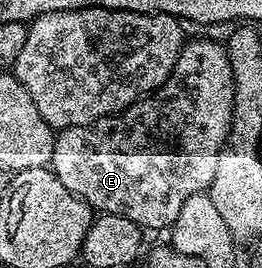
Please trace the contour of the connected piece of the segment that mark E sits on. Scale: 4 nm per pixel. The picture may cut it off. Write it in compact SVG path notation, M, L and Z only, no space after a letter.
M197 38L194 42L192 39L186 41L185 47L179 52L179 60L175 60L175 68L171 72L171 76L167 76L167 80L153 93L137 99L126 110L95 120L90 126L72 126L66 130L56 131L53 140L51 169L55 172L55 176L59 176L59 184L63 184L63 188L67 188L67 192L82 198L88 206L93 207L94 211L102 214L123 216L127 220L131 220L135 225L140 226L142 231L145 232L161 230L164 226L166 229L172 227L174 220L179 216L179 211L183 209L183 203L191 196L206 193L211 180L215 180L215 164L219 161L219 152L229 135L232 119L233 73L231 72L231 62L224 45L220 41L212 42L209 38Z

